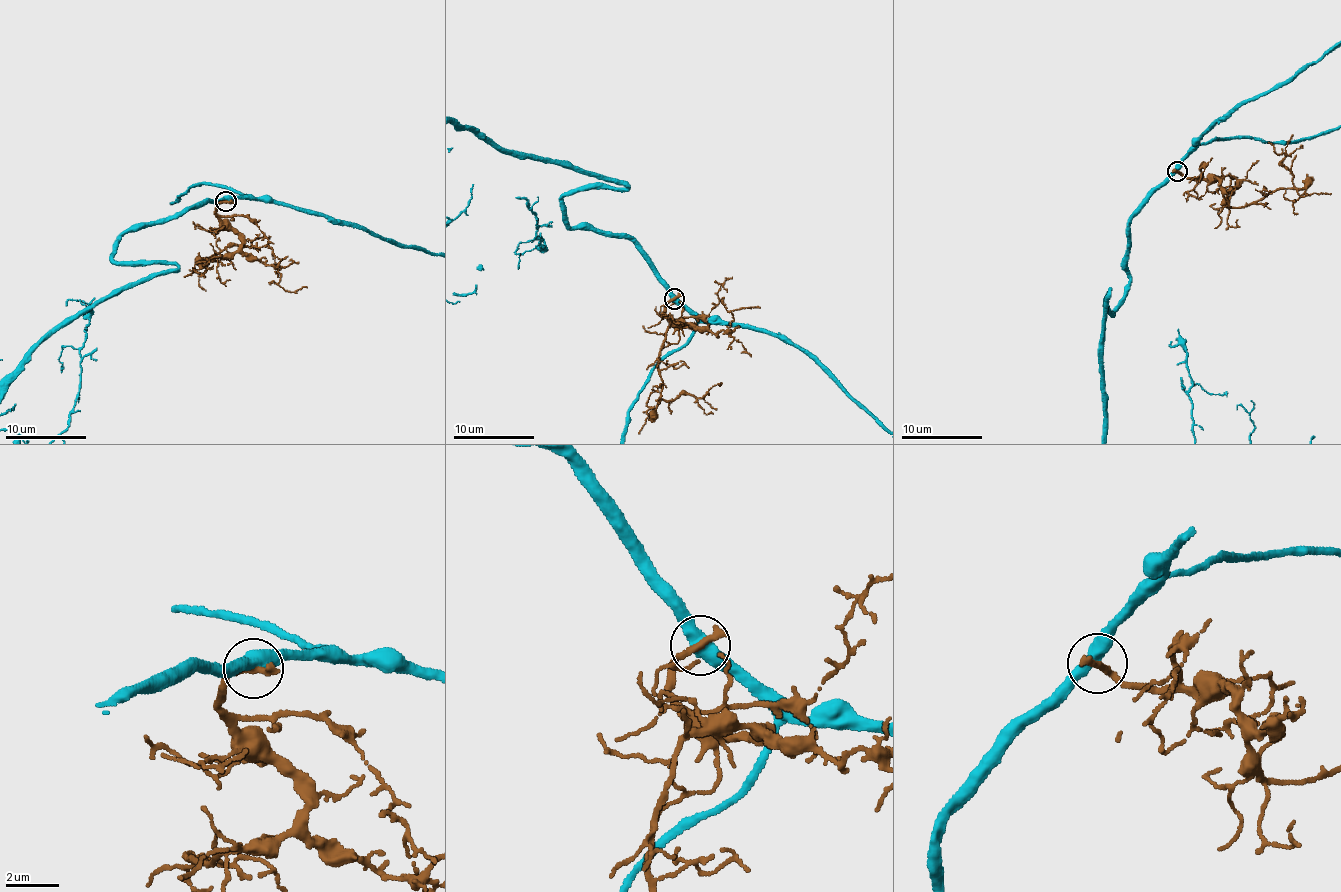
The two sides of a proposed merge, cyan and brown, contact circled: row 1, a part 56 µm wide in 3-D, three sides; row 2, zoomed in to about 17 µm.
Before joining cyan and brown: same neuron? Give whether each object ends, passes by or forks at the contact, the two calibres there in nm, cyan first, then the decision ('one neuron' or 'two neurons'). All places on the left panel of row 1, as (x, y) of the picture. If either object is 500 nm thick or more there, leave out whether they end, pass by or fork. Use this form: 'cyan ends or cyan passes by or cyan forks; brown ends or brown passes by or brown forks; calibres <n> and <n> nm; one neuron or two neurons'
calibres 500 and 360 nm; two neurons

